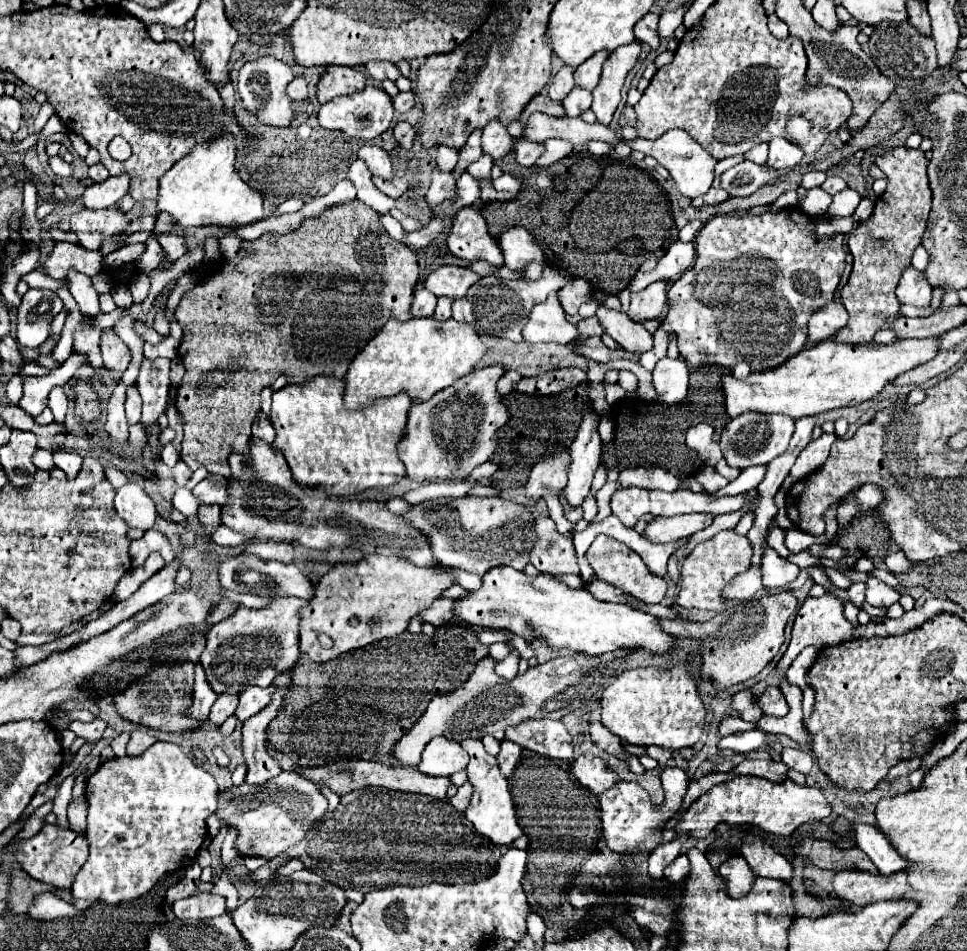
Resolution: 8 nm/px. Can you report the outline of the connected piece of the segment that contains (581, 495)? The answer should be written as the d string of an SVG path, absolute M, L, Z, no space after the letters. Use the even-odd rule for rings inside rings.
M587 409L583 415L583 423L575 441L571 443L571 463L567 471L567 485L563 489L563 497L571 509L581 507L585 497L589 495L589 487L599 467L601 457L601 437L597 433L599 415L593 409Z

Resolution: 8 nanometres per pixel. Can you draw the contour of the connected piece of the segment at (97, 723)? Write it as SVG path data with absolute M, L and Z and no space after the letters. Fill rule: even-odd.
M95 719L91 723L81 723L81 721L69 721L67 729L73 731L75 735L83 735L89 743L95 741L95 739L101 739L103 731L105 731L105 721L103 719Z

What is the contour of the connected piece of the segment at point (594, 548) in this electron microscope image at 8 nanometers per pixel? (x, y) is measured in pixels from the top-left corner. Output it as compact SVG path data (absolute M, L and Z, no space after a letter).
M599 535L591 543L591 547L585 553L585 559L593 567L597 579L607 581L607 583L613 583L617 587L623 587L629 595L637 597L639 601L645 601L645 603L661 603L663 597L665 597L665 593L667 593L665 579L651 575L649 569L647 569L647 565L643 563L643 559L633 549L629 549L625 543L615 541L611 537L607 537L607 535Z

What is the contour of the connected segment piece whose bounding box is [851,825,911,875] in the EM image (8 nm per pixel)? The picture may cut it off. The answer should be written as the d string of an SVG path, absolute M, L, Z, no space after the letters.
M855 825L851 839L855 839L855 845L871 857L881 875L895 875L899 871L907 871L911 865L873 825Z

